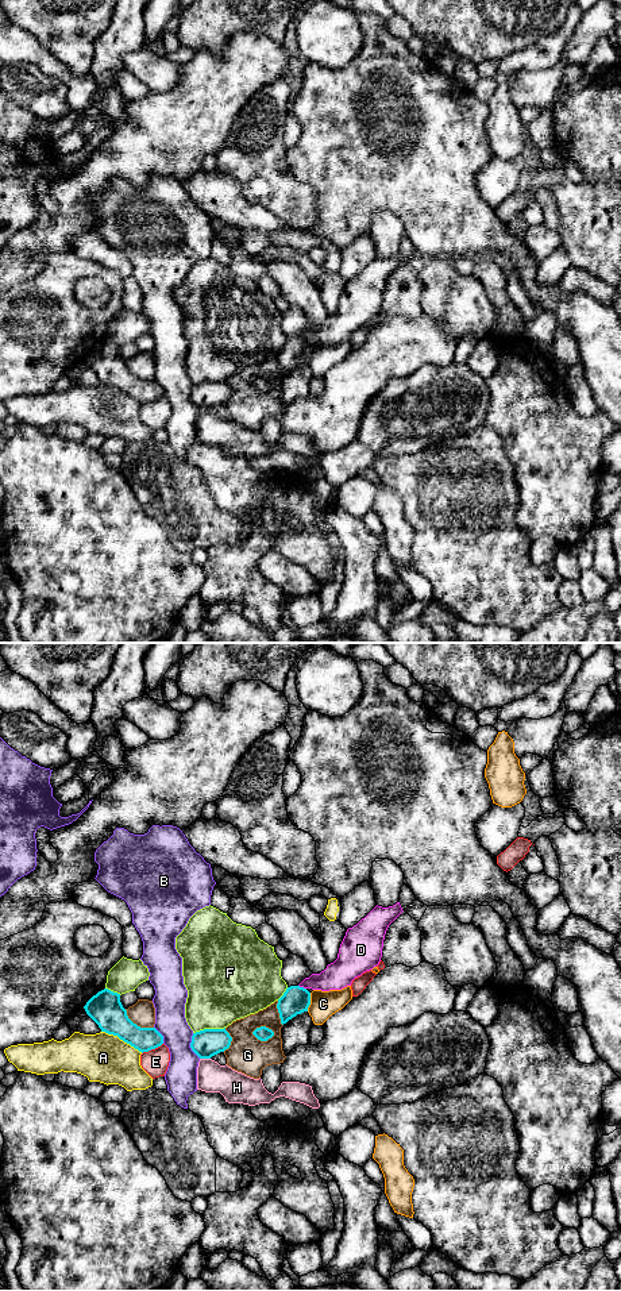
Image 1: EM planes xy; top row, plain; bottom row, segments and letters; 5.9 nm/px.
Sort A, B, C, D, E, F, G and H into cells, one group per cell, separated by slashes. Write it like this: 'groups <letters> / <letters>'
groups A / B / C / D / E / F / G / H

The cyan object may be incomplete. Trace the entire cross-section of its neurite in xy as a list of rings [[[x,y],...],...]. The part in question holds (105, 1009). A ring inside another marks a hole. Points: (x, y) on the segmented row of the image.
[[[104,989],[84,1009],[101,1032],[117,1036],[142,1053],[163,1044],[163,1036],[155,1028],[140,1028],[128,1018],[117,993]]]

